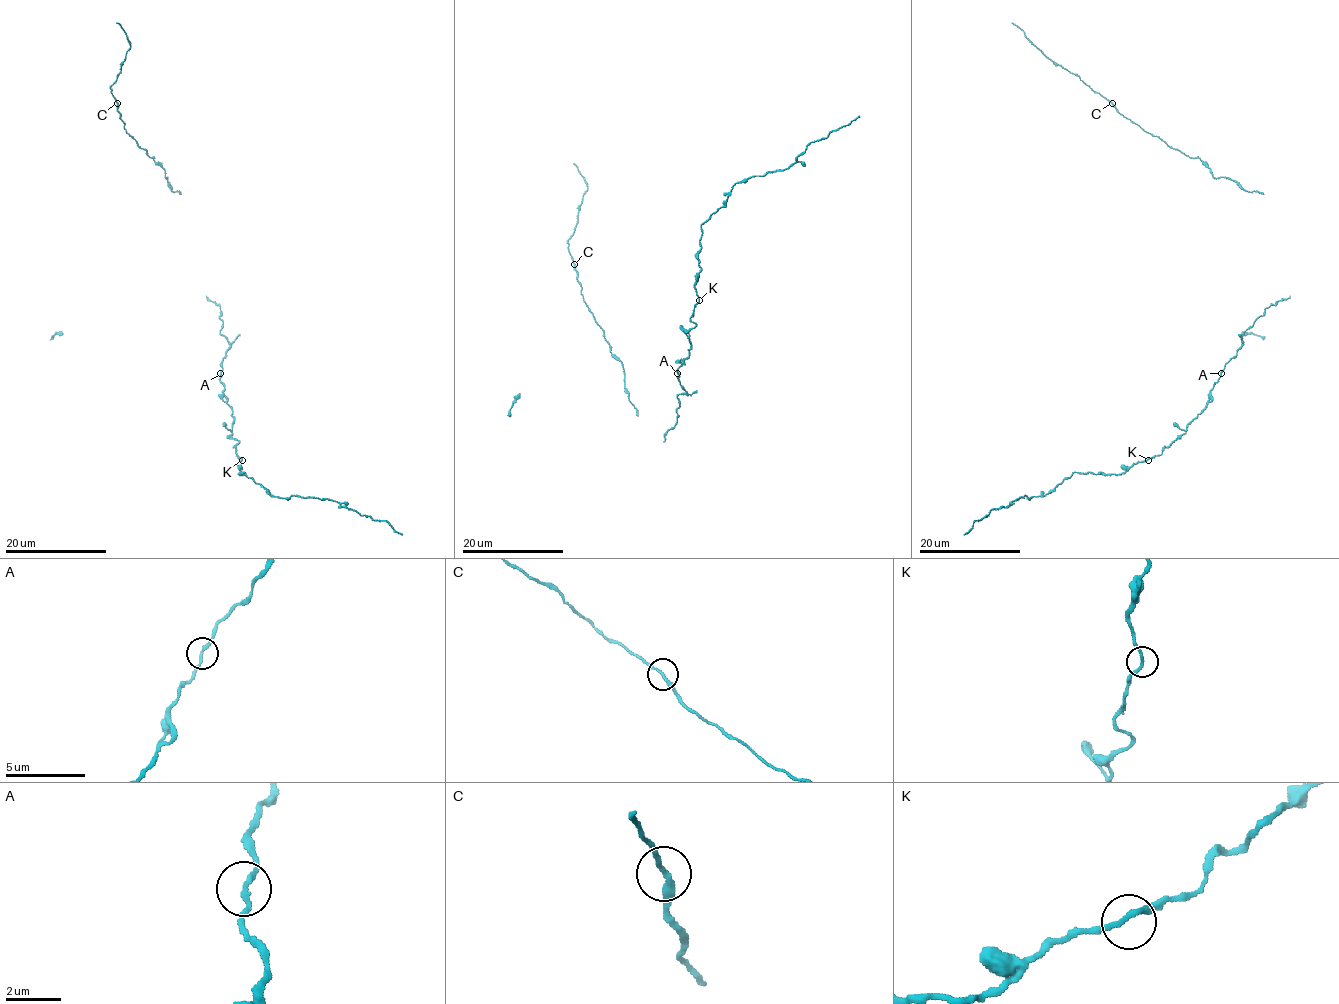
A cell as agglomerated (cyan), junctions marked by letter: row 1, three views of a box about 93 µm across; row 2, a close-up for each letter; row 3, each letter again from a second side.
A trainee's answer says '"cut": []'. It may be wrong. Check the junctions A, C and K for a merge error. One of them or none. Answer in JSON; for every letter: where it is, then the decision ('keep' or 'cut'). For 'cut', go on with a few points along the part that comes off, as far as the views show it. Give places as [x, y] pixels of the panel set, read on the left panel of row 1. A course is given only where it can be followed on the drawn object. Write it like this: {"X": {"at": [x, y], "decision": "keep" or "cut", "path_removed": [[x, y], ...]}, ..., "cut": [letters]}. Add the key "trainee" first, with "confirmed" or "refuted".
{"trainee": "confirmed", "A": {"at": [220, 373], "decision": "keep"}, "C": {"at": [117, 103], "decision": "keep"}, "K": {"at": [242, 460], "decision": "keep"}, "cut": []}

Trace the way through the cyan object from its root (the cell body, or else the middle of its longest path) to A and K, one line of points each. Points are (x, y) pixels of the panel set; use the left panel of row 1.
A: (223, 324), (220, 332), (229, 348), (223, 358), (220, 373)
K: (223, 324), (229, 345), (222, 361), (223, 401), (232, 409), (233, 446), (242, 460)

